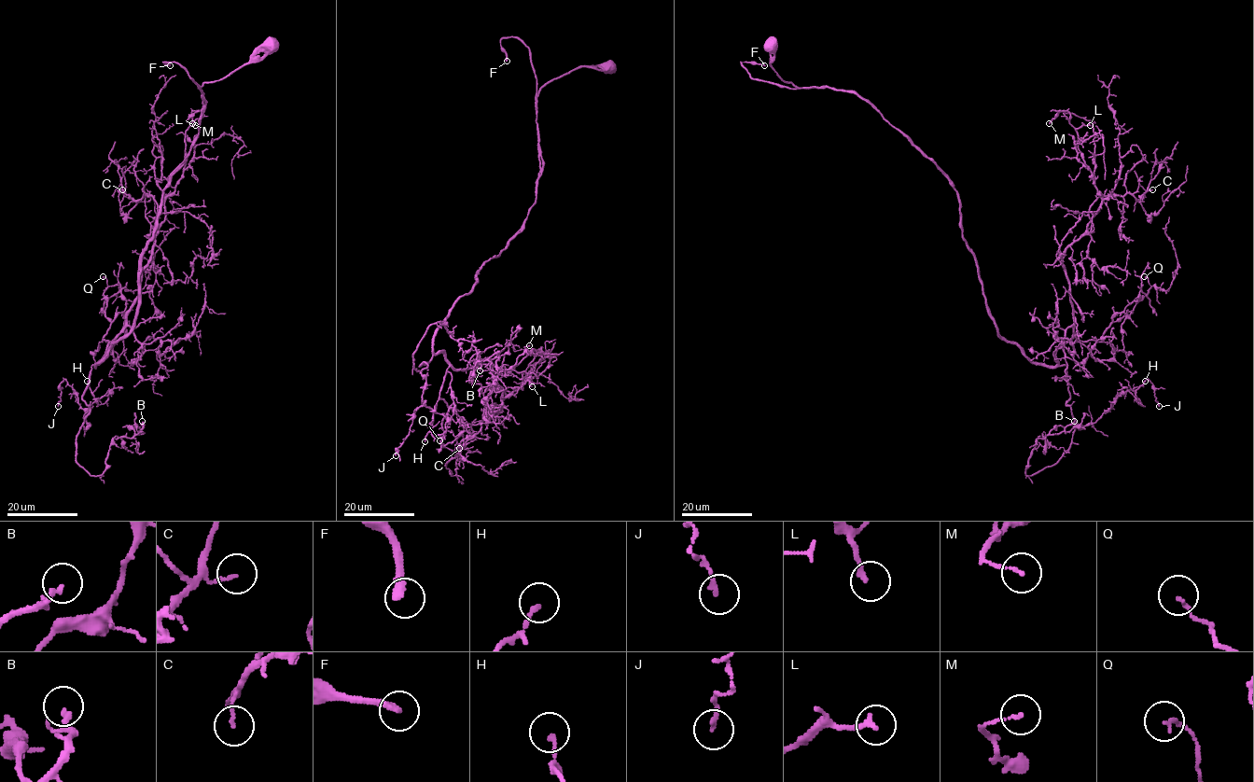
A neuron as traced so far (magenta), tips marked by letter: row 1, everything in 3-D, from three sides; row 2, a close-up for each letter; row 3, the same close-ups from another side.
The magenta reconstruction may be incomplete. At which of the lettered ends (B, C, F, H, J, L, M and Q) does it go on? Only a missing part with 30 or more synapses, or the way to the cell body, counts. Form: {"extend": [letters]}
{"extend": ["B", "F"]}

